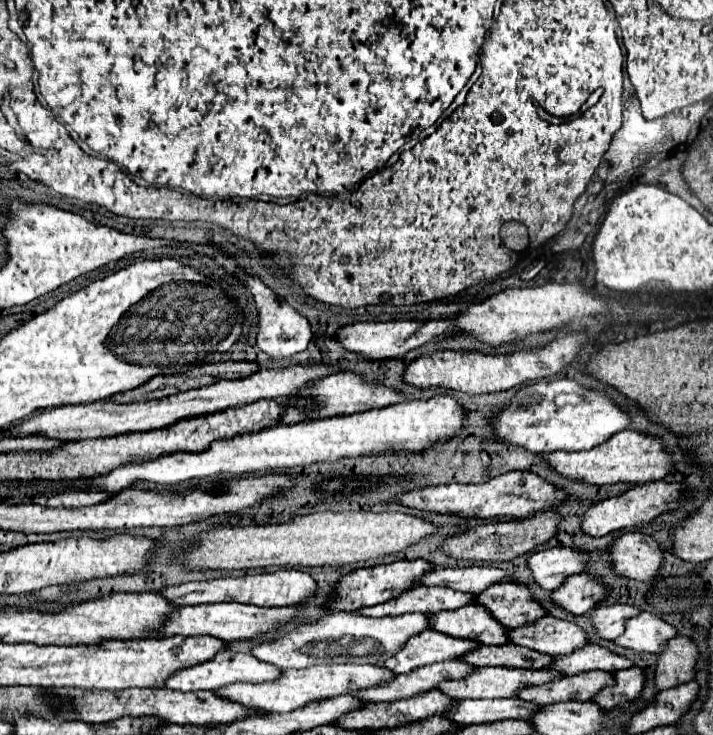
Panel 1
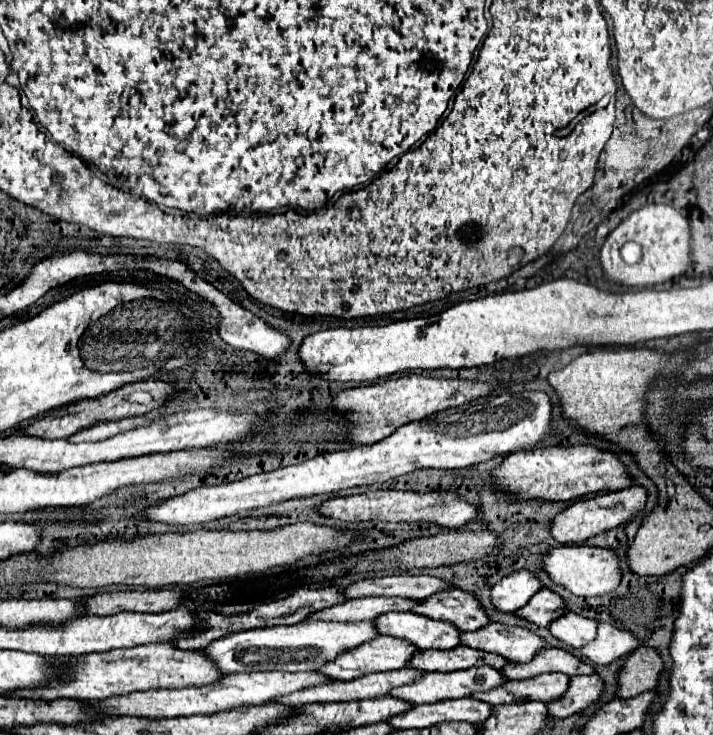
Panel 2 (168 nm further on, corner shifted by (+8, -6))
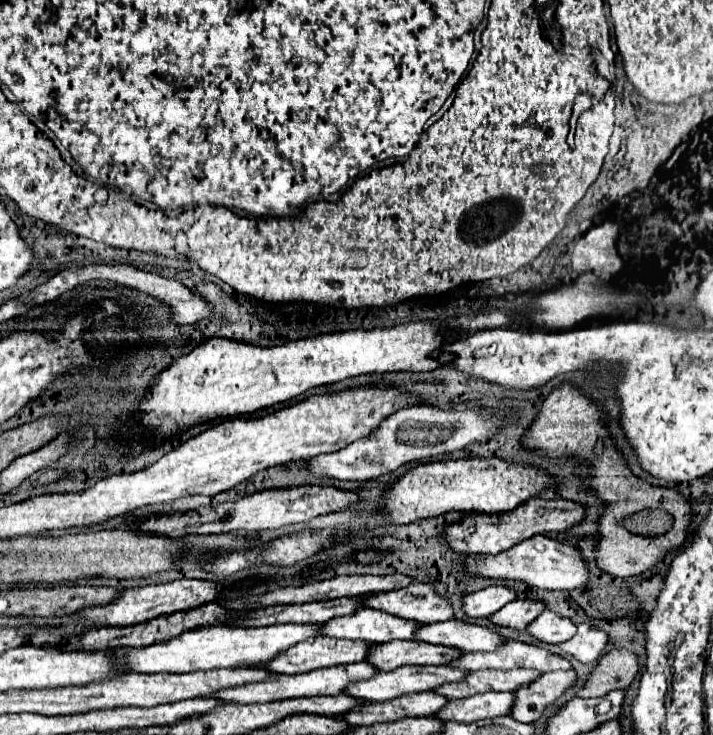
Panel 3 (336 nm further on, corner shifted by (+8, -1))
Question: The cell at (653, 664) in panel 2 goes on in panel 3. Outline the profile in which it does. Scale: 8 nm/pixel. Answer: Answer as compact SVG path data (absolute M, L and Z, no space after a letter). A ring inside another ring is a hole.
M626 649L606 651L590 671L578 697L602 697L614 689L628 689L638 673L638 659Z

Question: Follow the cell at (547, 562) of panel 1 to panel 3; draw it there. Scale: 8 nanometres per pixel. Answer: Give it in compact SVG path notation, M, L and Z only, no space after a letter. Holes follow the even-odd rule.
M492 585L492 587L486 587L482 591L468 593L466 597L462 597L462 607L468 617L476 619L476 617L492 615L494 611L502 609L506 603L510 603L514 599L516 599L514 591L510 591L502 585Z

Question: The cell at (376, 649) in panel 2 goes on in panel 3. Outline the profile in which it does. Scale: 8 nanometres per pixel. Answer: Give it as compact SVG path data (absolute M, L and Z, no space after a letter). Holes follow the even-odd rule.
M314 637L314 641L302 641L294 649L286 649L282 657L274 657L270 665L254 665L260 669L270 669L270 673L298 675L322 667L334 667L344 663L366 661L368 643L348 641L334 637Z

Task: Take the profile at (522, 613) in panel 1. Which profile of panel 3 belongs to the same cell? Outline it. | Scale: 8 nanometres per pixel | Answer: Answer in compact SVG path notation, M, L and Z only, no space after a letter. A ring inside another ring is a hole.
M412 583L390 593L368 593L366 607L390 613L394 617L418 621L418 623L440 623L454 619L448 599L440 597L426 583Z

